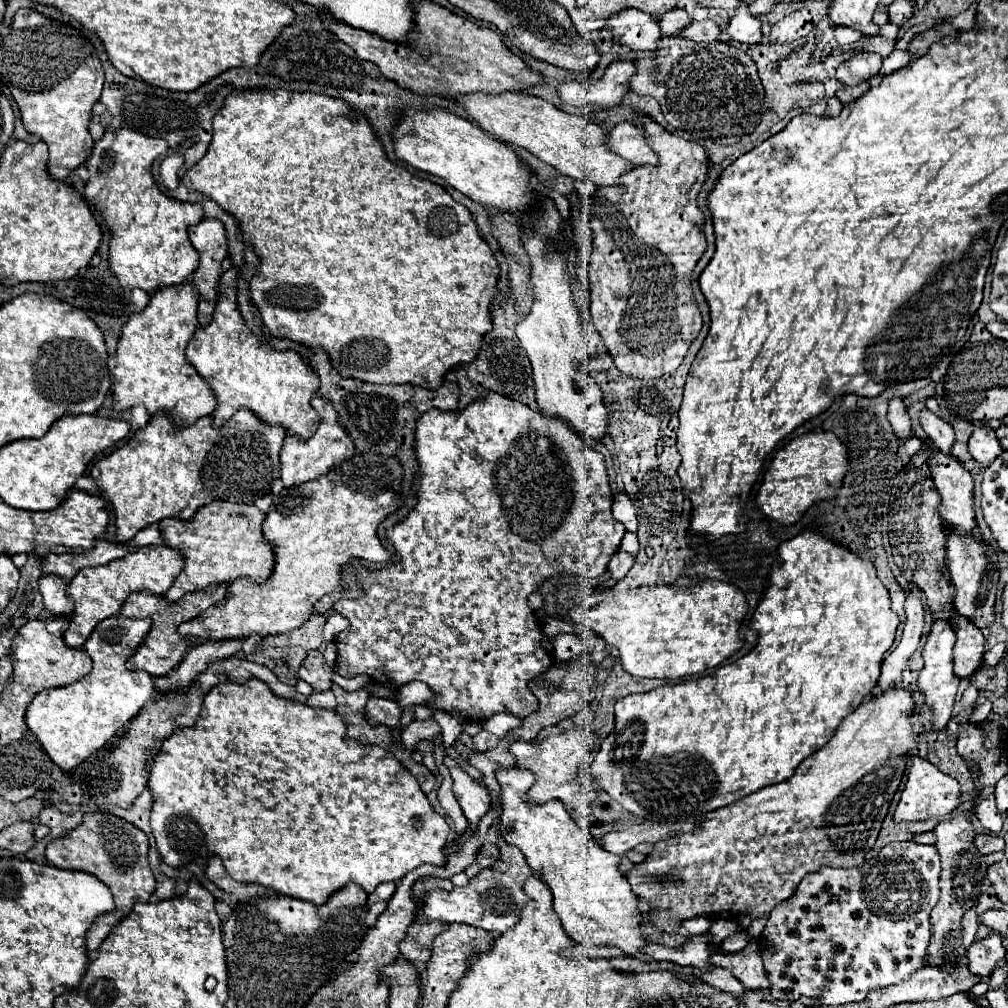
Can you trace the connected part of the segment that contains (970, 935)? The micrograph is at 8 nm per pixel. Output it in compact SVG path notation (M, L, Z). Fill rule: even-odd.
M975 909L965 911L965 915L963 915L963 919L961 919L961 927L963 927L963 929L961 929L961 931L963 931L963 947L965 947L965 949L971 947L973 939L975 939L975 933L977 933L977 925L979 925L979 921L977 921Z

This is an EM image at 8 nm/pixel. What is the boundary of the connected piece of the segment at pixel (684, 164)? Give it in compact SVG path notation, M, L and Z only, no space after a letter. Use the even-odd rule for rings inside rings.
M639 113L637 121L643 127L649 147L657 153L659 165L635 167L621 175L621 183L609 187L597 187L595 197L587 197L583 205L583 221L591 229L593 251L589 263L579 267L579 279L587 277L591 289L591 317L605 347L615 359L617 369L623 375L637 379L657 379L671 375L683 361L689 343L701 329L701 313L691 293L691 273L695 263L705 251L703 223L705 217L697 207L697 191L705 181L707 155L697 141L685 141L665 131L649 115ZM681 183L693 183L685 191L681 201Z

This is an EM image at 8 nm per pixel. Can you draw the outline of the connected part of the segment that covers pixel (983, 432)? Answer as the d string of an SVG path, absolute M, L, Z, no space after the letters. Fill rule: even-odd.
M979 427L969 439L969 453L981 465L991 465L991 461L1001 453L1001 443L995 437L995 431L989 427Z

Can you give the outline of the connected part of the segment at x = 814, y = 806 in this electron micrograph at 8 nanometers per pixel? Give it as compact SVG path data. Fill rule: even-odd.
M889 689L883 695L861 703L857 711L841 721L833 739L807 757L793 777L707 813L705 821L693 833L655 843L655 849L647 855L647 859L627 873L633 893L647 899L651 905L651 923L665 933L675 933L679 931L681 921L695 915L737 917L749 911L751 917L757 919L761 915L769 915L777 903L791 897L793 889L807 873L821 867L861 867L865 861L863 857L873 847L889 803L901 783L905 755L917 745L907 721L911 713L913 699L905 689ZM655 875L667 875L683 883L675 885L675 889L663 889L665 885L659 889L659 883L649 879Z

